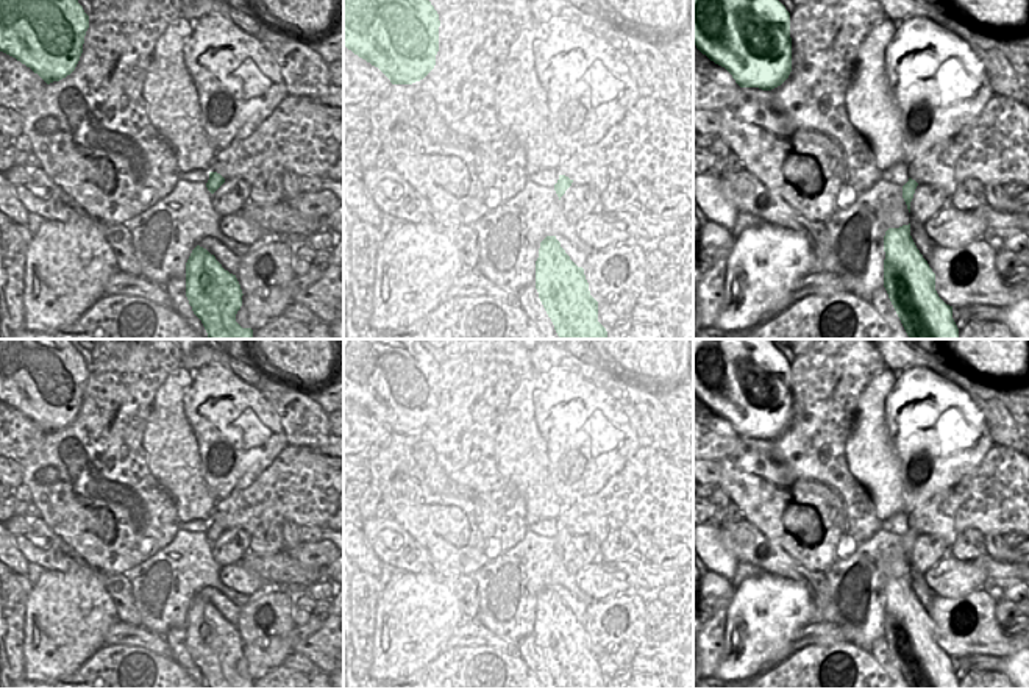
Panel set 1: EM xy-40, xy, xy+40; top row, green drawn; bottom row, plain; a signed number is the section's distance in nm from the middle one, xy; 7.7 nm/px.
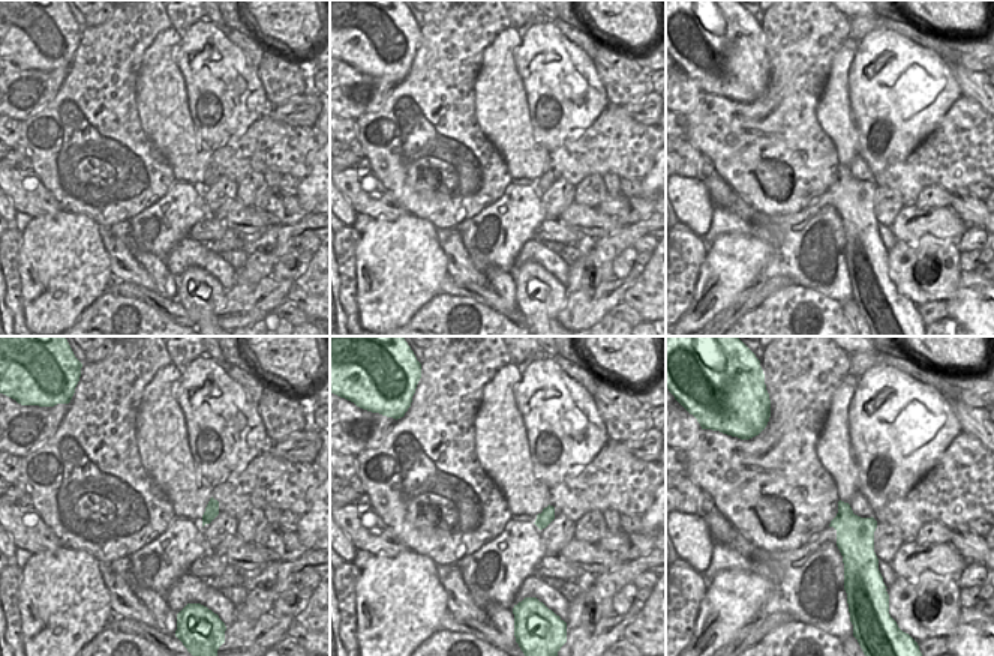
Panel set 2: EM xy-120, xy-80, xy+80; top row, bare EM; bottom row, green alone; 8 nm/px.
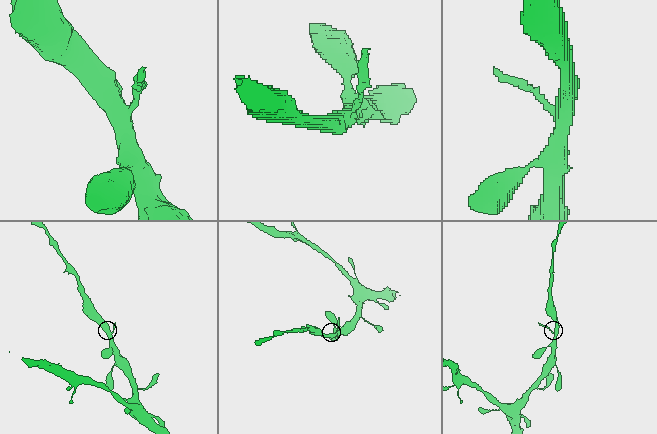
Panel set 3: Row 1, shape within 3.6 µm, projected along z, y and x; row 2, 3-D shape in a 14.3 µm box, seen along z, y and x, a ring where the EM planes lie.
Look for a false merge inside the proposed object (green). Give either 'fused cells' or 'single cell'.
single cell

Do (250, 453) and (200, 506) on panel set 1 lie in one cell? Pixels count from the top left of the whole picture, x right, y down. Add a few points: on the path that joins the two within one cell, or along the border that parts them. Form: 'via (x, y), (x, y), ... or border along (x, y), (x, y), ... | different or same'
border along (202, 458), (202, 478), (217, 500) | different

